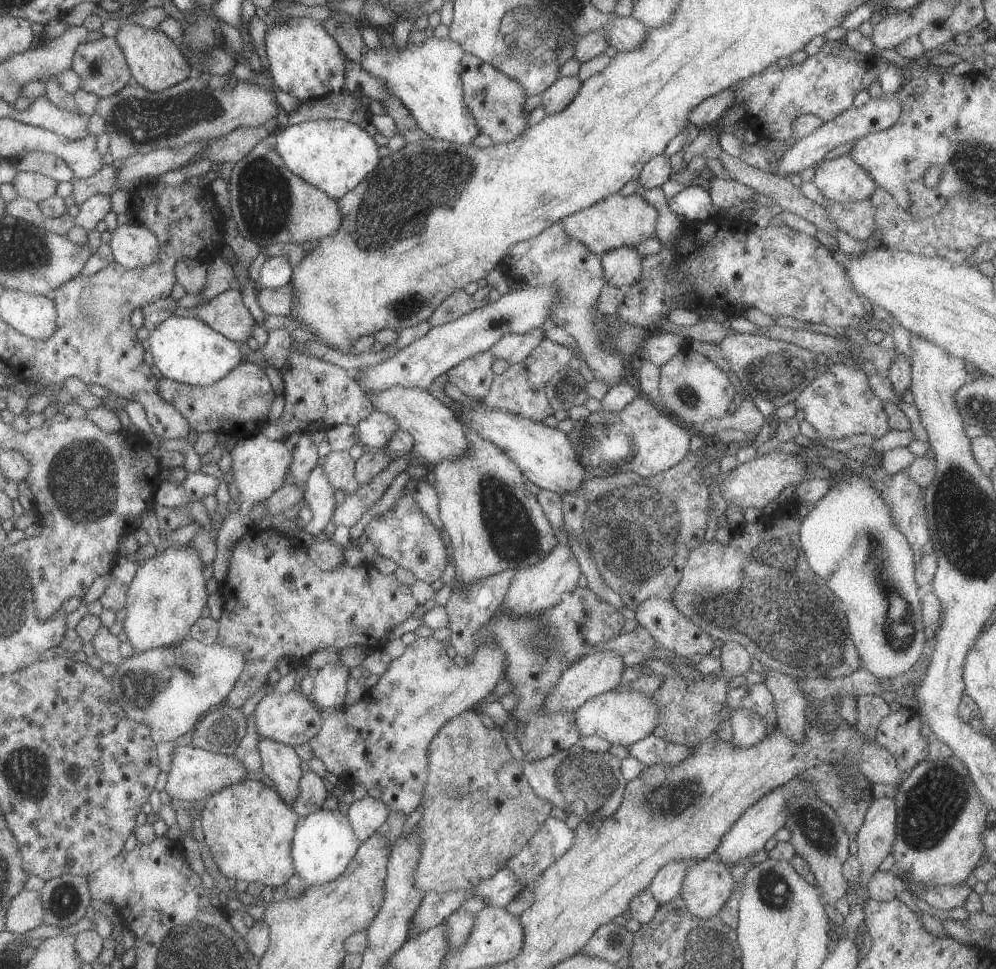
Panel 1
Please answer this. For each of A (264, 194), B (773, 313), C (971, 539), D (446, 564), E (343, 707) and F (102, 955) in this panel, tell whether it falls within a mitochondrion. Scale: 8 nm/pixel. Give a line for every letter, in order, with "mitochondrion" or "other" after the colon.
A: mitochondrion
B: other
C: mitochondrion
D: other
E: other
F: other

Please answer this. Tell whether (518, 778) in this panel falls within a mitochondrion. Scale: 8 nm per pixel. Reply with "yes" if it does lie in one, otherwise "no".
no

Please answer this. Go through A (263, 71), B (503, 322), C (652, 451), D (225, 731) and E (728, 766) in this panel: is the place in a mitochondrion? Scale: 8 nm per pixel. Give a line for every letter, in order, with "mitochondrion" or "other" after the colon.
A: other
B: mitochondrion
C: other
D: mitochondrion
E: other

